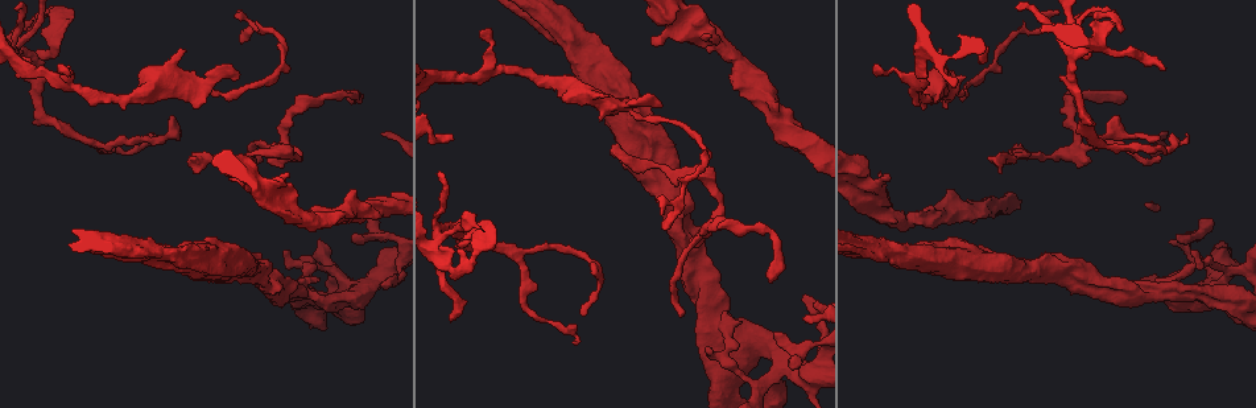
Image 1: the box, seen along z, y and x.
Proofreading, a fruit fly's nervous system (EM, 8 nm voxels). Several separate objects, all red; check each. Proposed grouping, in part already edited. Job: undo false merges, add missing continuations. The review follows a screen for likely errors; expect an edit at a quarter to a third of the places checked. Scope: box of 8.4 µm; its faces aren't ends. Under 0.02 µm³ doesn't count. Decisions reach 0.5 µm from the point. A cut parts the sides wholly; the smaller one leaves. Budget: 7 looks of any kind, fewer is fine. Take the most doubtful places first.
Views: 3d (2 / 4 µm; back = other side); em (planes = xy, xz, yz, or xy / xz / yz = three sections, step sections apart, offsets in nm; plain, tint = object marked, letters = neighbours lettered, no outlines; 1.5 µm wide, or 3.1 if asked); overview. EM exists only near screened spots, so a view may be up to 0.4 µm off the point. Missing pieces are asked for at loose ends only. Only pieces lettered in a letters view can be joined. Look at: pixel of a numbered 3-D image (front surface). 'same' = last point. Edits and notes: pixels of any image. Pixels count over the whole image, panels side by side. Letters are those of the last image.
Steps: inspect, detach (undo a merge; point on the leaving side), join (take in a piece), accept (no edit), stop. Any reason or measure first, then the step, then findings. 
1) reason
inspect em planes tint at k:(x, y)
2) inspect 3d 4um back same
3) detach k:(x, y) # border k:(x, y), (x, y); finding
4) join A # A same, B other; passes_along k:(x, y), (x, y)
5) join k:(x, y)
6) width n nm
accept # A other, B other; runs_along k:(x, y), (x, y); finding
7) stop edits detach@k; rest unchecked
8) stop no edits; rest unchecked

inspect em planes plain at 1:(347, 100)

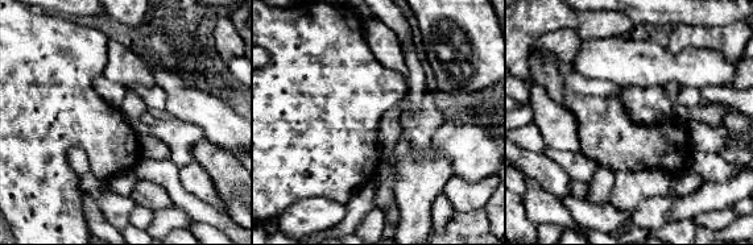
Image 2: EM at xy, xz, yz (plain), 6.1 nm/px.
inspect em planes letters same

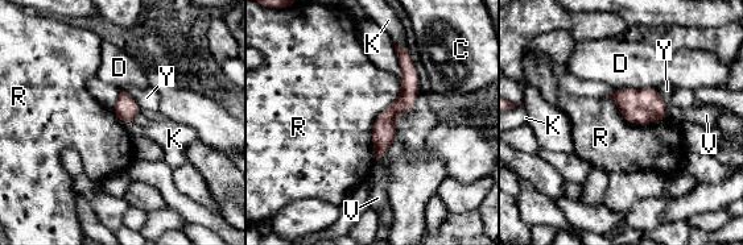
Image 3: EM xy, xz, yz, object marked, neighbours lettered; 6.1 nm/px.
longest_contact R 500 nm
accept # C other, D other, K other, R other, V other, Y other; runs_along 3:(405, 52), (408, 95), (378, 153); no lettered piece goes on from it

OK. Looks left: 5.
thin end
inspect 3d 2um at 1:(1158, 160)

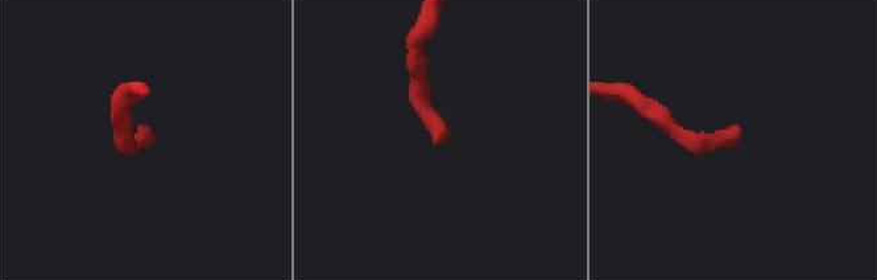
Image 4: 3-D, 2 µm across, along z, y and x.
now the EM
inspect em yz step 8 letters at 4:(140, 132)

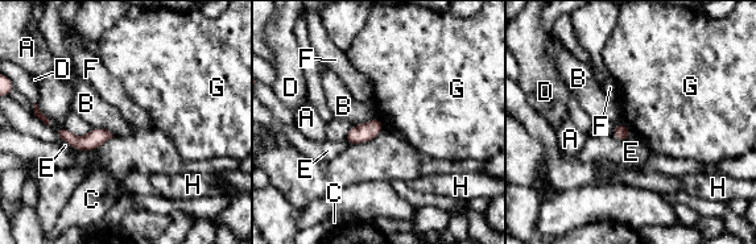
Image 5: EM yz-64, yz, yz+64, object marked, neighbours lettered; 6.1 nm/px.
accept # A other, B other, C other, D other, E other, F other, G other, H other; runs_along 5:(58, 133), (73, 140), (107, 136); none of them fits

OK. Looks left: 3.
free end
inspect em planes letters at 1:(240, 41)

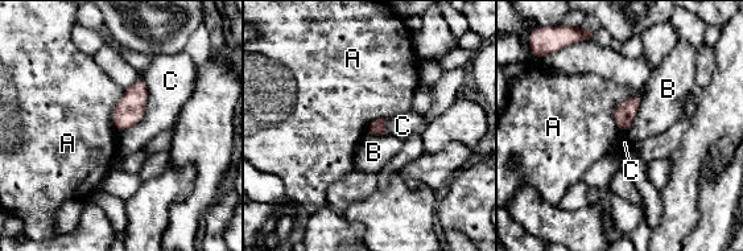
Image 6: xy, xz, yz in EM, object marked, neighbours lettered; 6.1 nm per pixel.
accept # A other, B other, C other; border 6:(639, 93), (615, 107), (620, 132); no lettered piece goes on from it

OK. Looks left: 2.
stop no edits; rest unchecked

